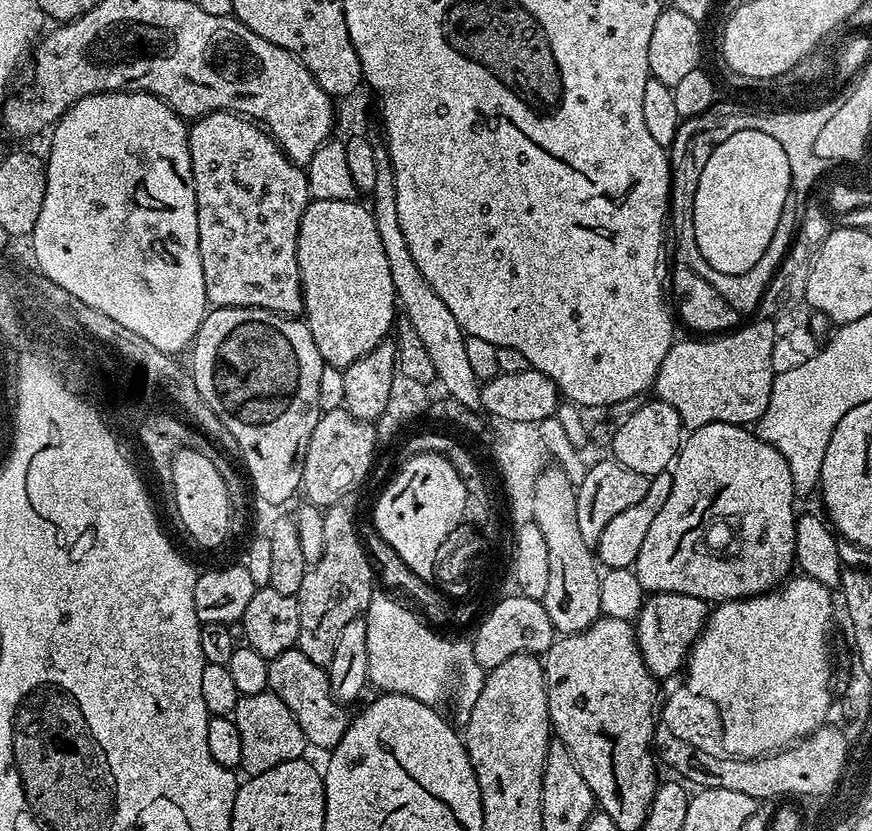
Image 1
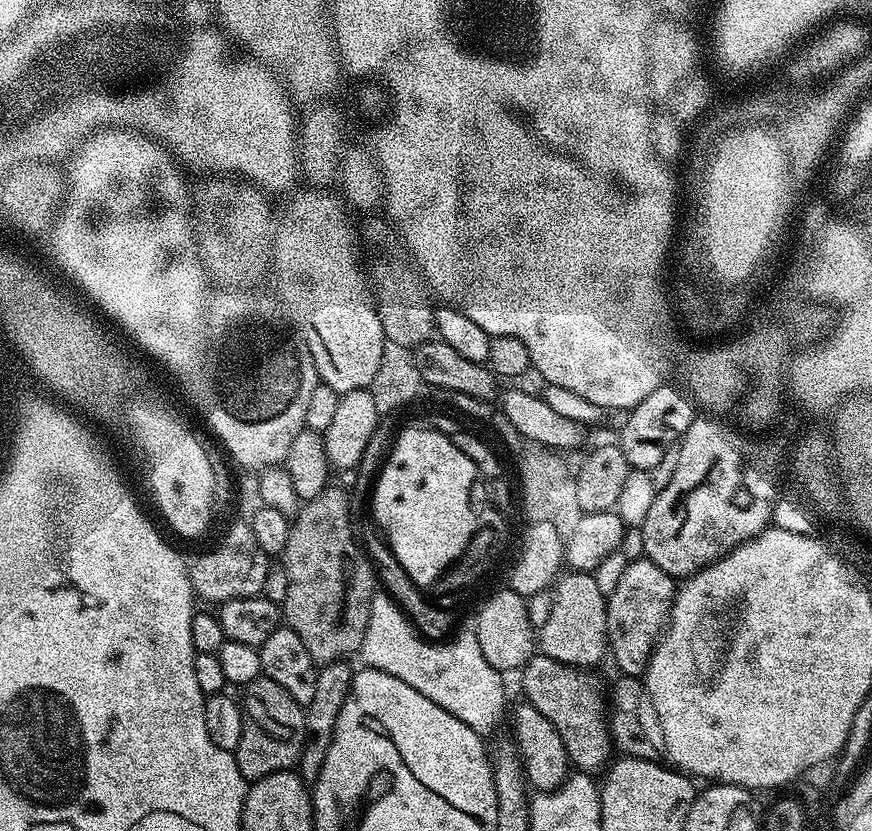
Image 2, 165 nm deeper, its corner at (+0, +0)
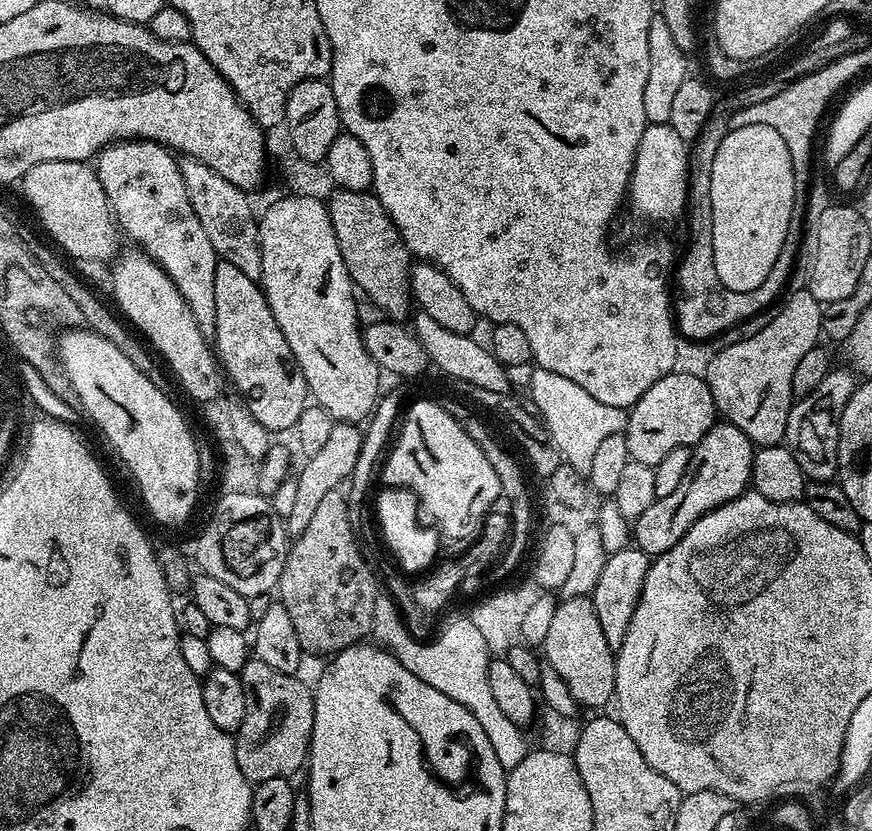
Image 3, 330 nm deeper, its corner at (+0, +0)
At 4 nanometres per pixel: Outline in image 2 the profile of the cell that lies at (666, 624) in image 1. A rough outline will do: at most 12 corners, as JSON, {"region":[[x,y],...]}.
{"region":[[630,560],[608,602],[610,660],[643,677],[677,581]]}

